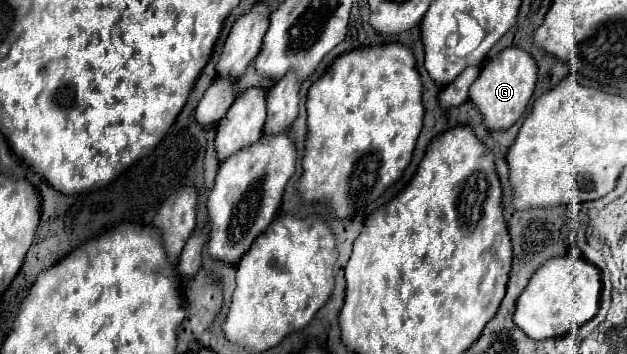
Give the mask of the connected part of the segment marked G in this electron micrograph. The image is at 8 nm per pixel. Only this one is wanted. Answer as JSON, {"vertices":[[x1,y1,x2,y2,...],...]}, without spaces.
{"vertices":[[504,48,496,58,492,58,480,72,478,80,470,86,470,102,476,104,484,118,484,126,490,130,508,130,526,110,536,86,536,62,534,58,516,48]]}

